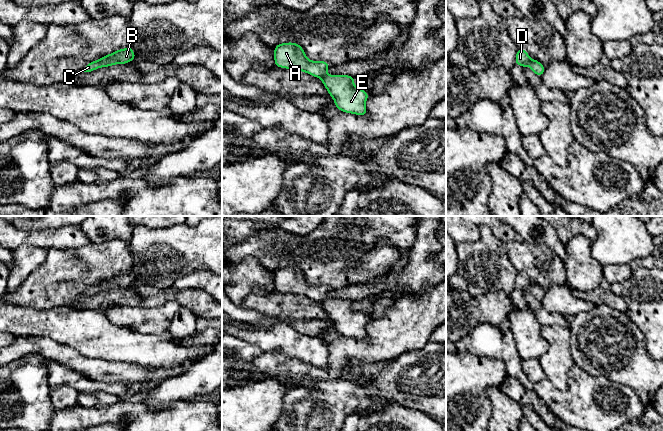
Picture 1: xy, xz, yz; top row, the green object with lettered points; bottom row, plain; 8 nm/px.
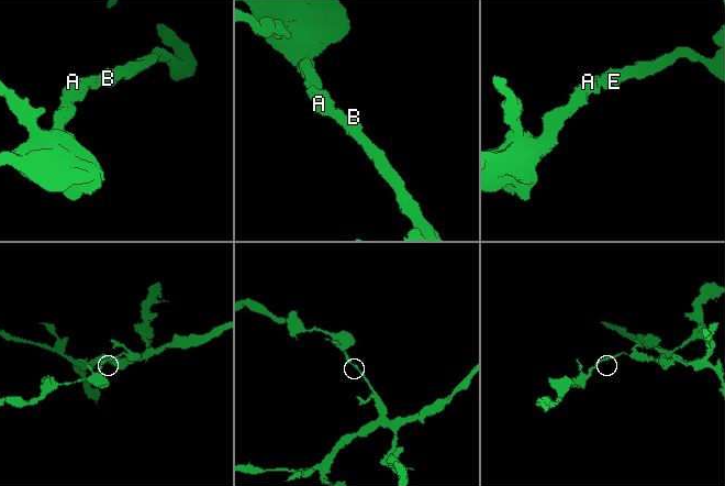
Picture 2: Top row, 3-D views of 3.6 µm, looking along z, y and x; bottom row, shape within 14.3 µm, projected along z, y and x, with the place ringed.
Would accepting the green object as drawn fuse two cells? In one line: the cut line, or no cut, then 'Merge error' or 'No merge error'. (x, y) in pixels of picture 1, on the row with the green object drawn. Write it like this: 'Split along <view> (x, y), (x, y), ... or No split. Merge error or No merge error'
No split. No merge error

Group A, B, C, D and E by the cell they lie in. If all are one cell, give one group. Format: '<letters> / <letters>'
A B C D E

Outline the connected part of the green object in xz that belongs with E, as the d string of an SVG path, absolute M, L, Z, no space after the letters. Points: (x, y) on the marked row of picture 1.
M288 42L276 45L274 56L275 67L299 70L320 78L339 111L360 116L367 115L365 102L369 94L354 86L355 77L328 75L327 69L330 64L326 61L309 60L298 43Z

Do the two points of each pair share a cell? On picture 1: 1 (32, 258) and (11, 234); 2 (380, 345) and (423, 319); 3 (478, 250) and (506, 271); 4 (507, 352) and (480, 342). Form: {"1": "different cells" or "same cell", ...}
{"1": "different cells", "2": "same cell", "3": "same cell", "4": "same cell"}

